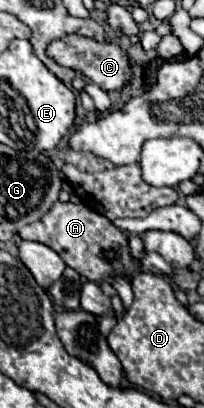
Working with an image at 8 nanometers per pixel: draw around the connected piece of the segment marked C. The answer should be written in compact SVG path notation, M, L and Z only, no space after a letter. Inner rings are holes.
M69 33L69 37L59 37L47 45L47 55L61 67L69 67L73 71L83 73L91 79L99 89L111 93L119 91L133 81L133 63L131 57L121 49L117 41L93 41L91 37L81 37L77 33Z

